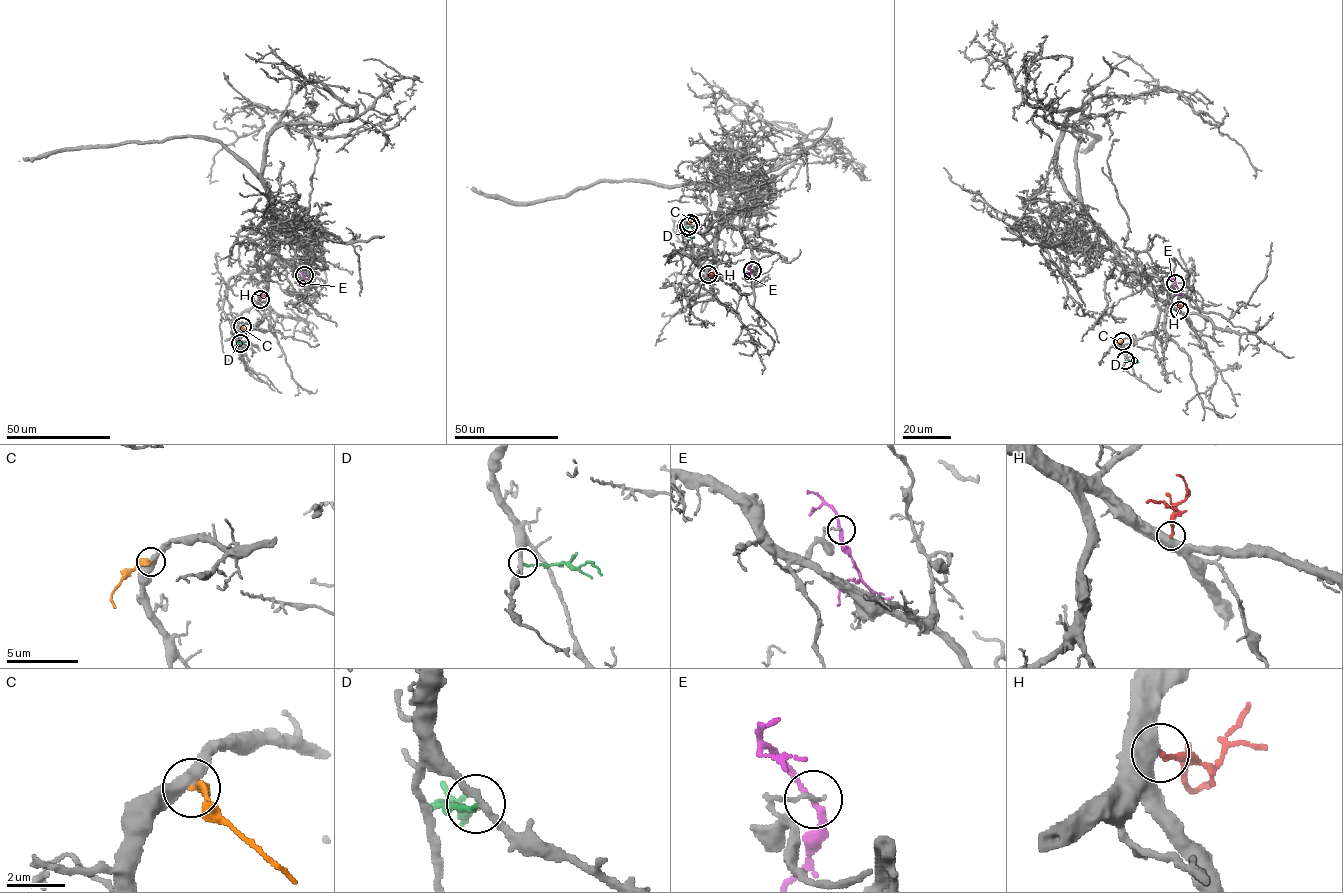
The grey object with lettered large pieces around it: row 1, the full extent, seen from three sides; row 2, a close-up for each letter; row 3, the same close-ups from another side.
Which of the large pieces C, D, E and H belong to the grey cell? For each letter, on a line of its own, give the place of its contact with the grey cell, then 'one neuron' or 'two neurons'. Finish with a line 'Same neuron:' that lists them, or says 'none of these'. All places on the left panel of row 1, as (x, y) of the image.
C: meets grey at (242, 326); two neurons
D: meets grey at (240, 343); two neurons
E: meets grey at (304, 275); two neurons
H: meets grey at (260, 299); one neuron
Same neuron: H

